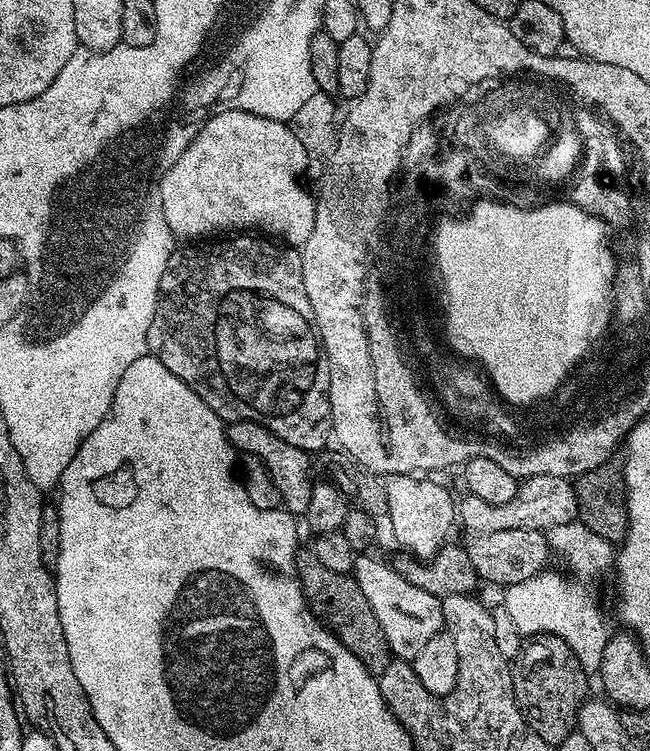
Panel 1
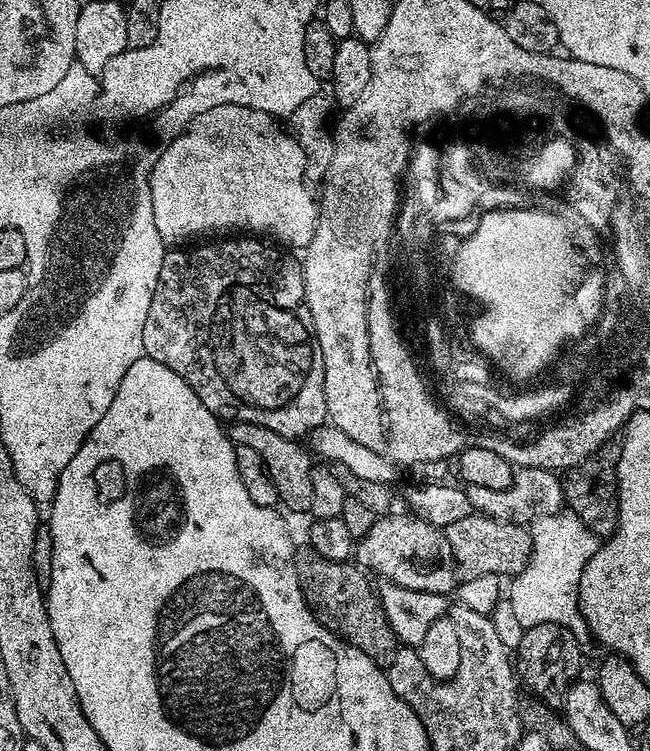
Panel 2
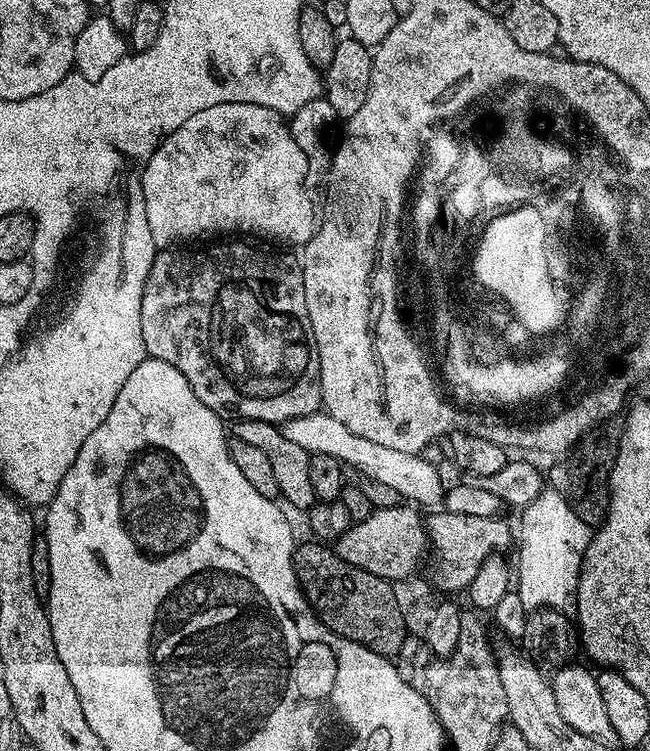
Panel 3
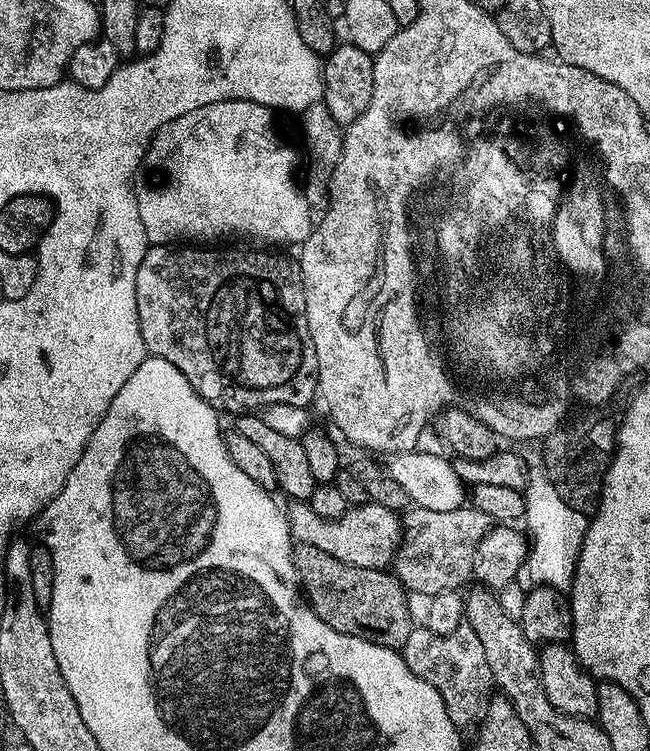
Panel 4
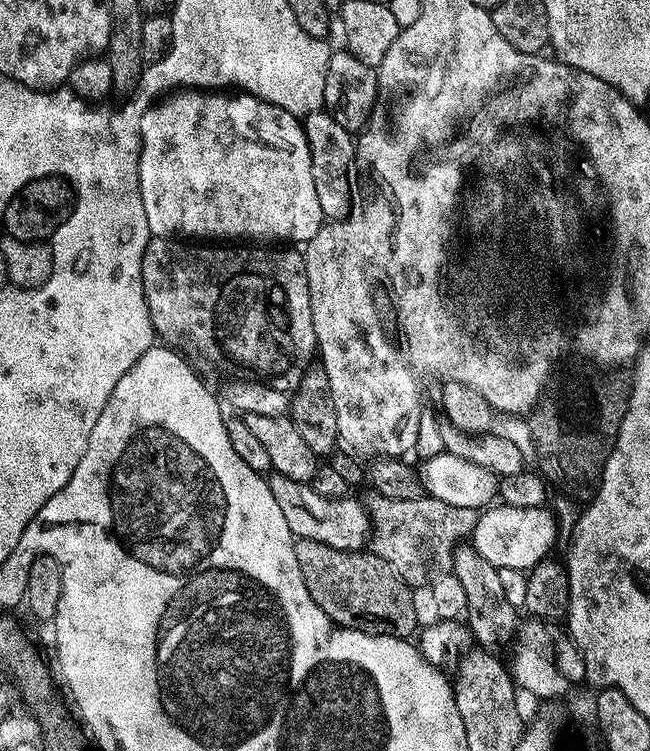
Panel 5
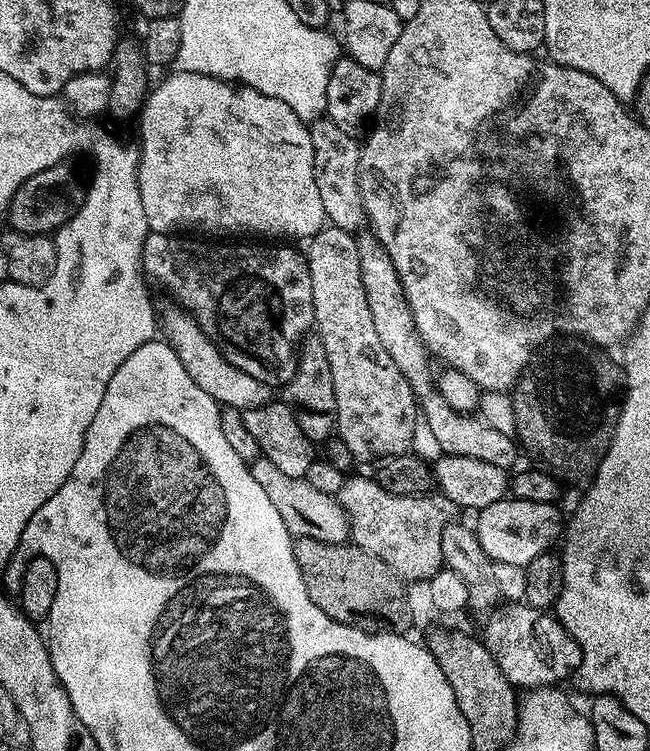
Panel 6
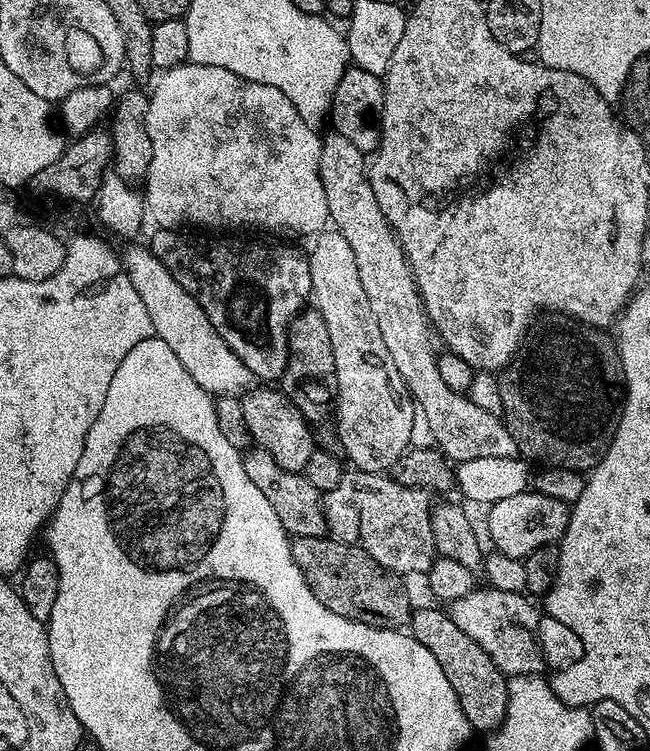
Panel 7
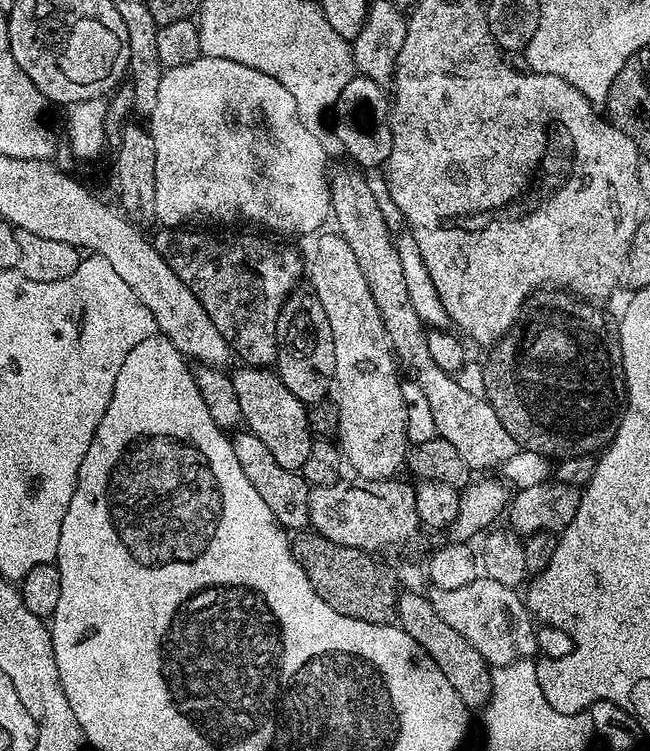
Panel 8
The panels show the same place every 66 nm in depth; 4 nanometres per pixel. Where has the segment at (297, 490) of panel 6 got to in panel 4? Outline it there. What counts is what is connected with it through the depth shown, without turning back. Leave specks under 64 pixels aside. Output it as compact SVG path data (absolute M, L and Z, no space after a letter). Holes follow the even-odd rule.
M293 500L287 505L286 515L293 541L318 546L318 550L326 550L326 554L338 558L338 562L350 562L352 566L363 569L387 569L393 563L403 539L399 513L372 501L349 507L337 520L327 520L312 509L311 503Z

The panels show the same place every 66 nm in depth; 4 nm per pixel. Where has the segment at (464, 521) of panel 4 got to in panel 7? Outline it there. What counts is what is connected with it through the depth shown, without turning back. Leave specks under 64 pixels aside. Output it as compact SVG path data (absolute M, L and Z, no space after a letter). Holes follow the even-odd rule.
M359 470L345 475L341 484L322 496L332 539L358 545L374 562L397 574L427 574L438 559L434 530L430 526L433 505L428 500L429 493L423 488L407 488L391 475Z

